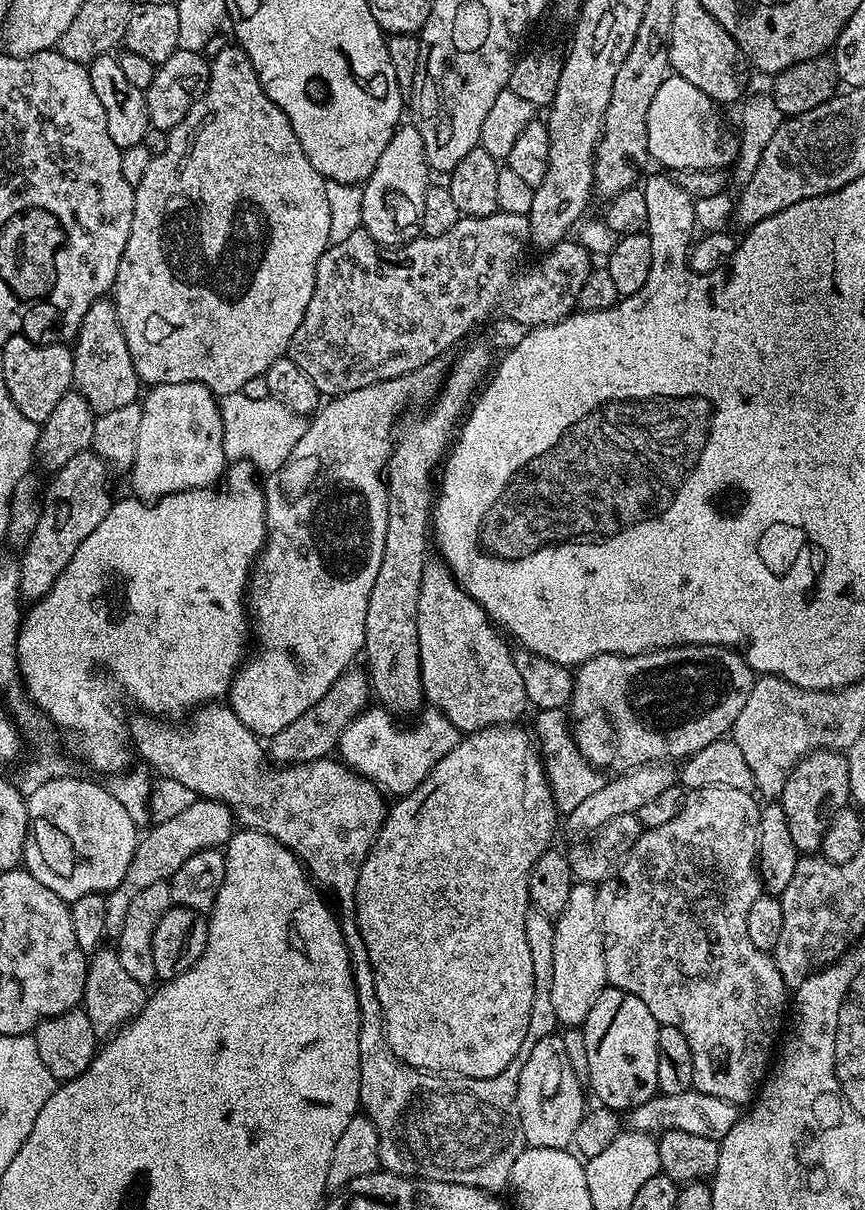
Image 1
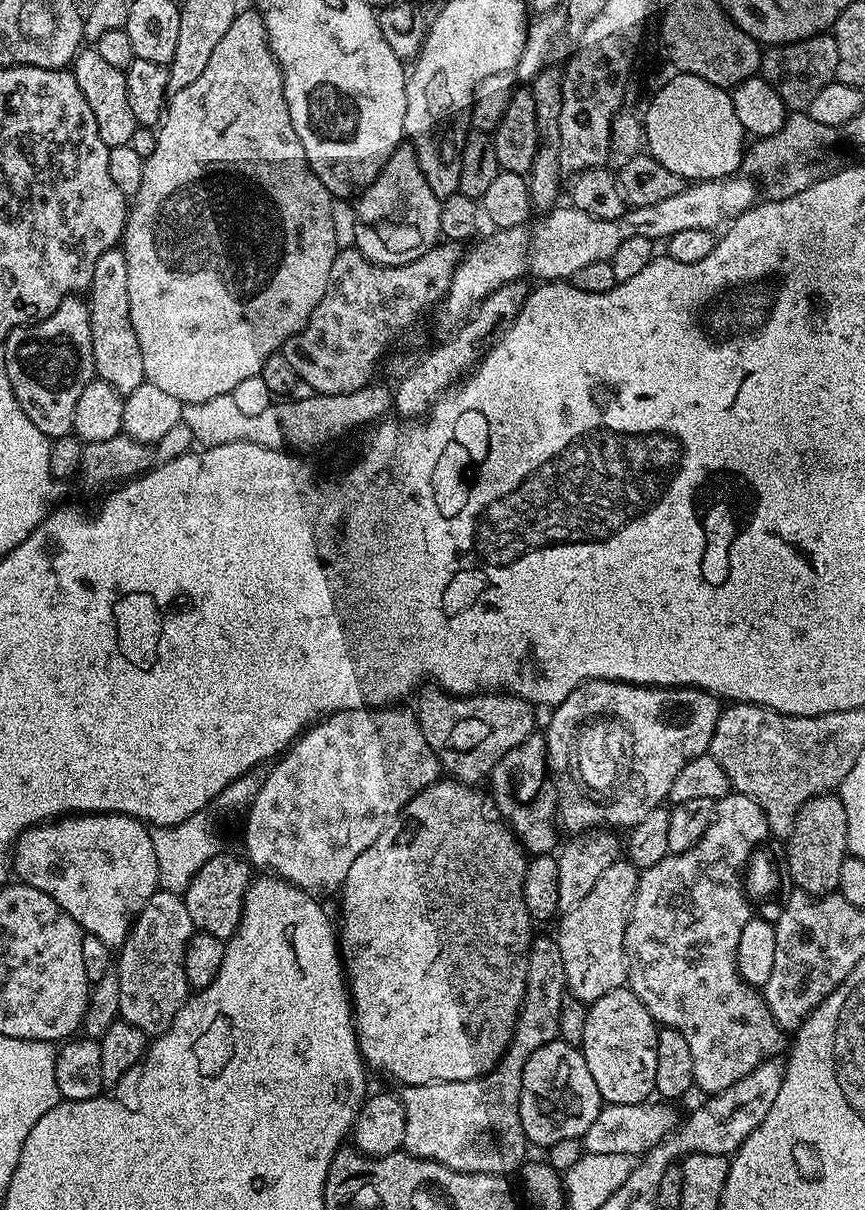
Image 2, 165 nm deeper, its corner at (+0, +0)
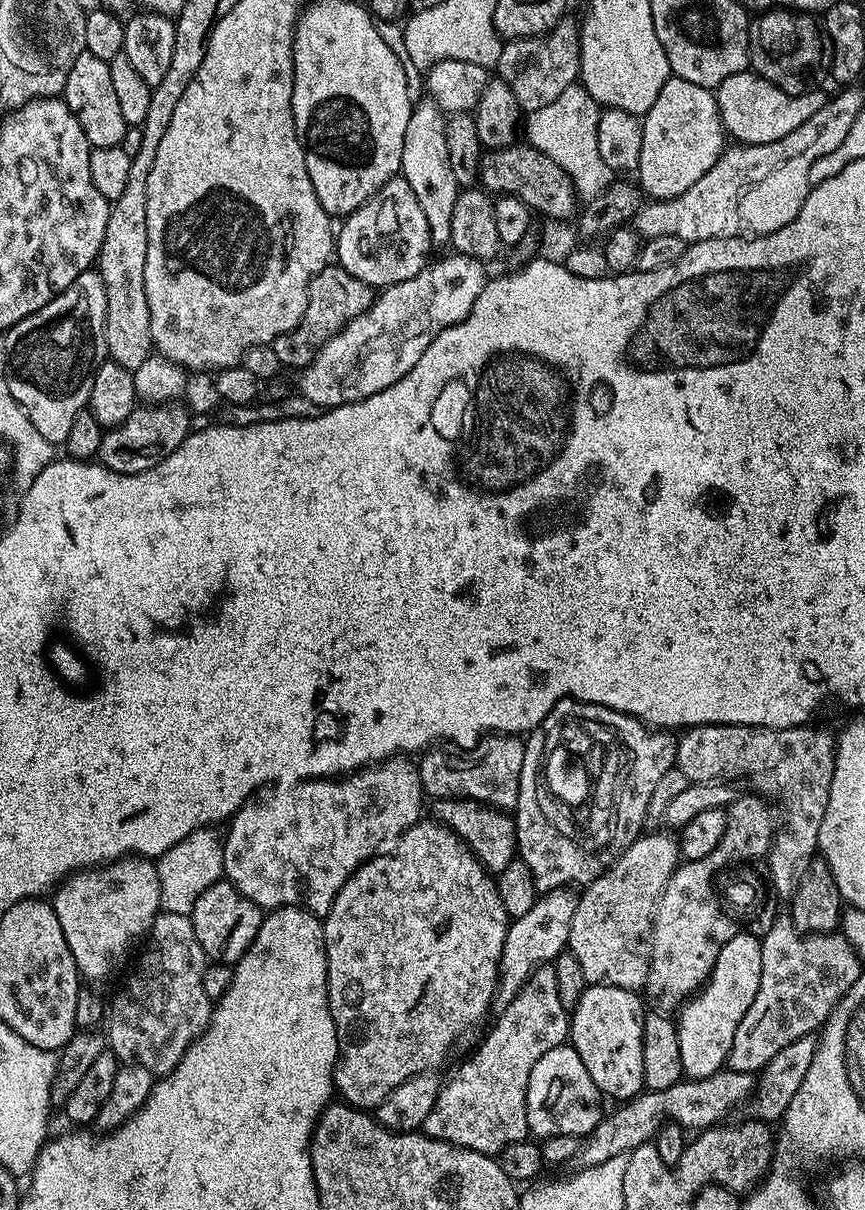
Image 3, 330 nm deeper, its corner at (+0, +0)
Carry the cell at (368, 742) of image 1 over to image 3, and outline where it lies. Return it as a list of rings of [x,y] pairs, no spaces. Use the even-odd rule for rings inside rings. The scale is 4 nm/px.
[[[397,754],[391,756],[389,760],[381,760],[378,764],[362,768],[359,772],[345,775],[343,778],[301,779],[291,786],[281,787],[284,788],[281,792],[272,792],[269,796],[261,795],[259,798],[253,798],[249,800],[248,803],[243,804],[227,825],[227,828],[229,827],[228,837],[225,835],[222,840],[224,846],[224,876],[228,883],[236,887],[246,898],[253,900],[262,910],[304,908],[308,912],[313,912],[313,914],[321,918],[327,916],[330,906],[338,894],[338,890],[342,890],[344,883],[348,881],[367,860],[372,859],[374,856],[381,855],[389,846],[395,845],[396,841],[404,835],[406,830],[410,830],[413,826],[420,823],[422,819],[422,813],[420,813],[420,811],[422,811],[423,808],[425,811],[426,808],[426,802],[424,806],[426,793],[420,784],[419,767],[417,767],[413,761],[411,764],[408,760],[411,759],[409,759],[407,755]]]

